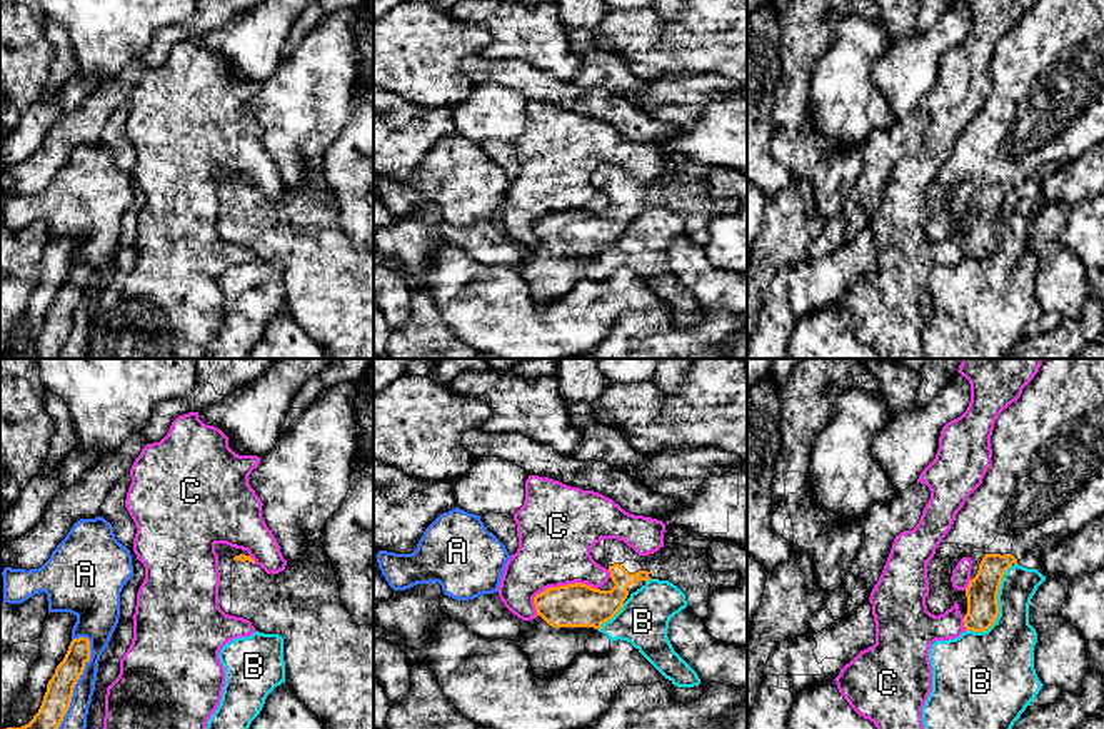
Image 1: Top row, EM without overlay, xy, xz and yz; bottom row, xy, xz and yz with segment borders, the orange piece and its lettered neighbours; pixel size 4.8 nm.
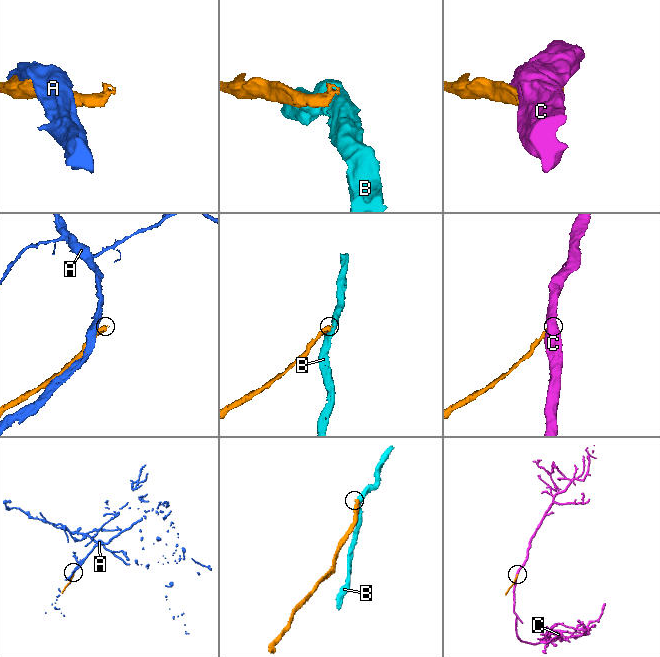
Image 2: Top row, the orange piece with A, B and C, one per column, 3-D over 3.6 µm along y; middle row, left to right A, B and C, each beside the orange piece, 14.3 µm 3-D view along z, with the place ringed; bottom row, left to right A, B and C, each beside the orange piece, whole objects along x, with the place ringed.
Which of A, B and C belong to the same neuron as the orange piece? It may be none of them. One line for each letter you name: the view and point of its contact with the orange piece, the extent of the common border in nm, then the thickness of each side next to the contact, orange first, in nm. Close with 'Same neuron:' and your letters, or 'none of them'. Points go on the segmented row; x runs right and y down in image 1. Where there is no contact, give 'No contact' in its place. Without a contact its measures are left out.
Same neuron: none of them

